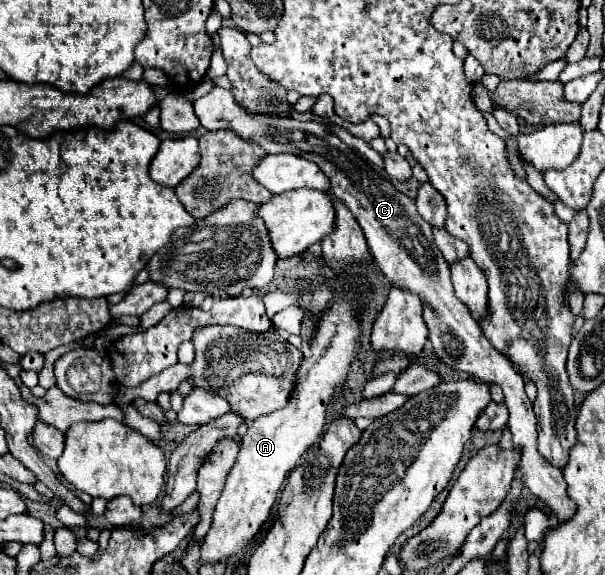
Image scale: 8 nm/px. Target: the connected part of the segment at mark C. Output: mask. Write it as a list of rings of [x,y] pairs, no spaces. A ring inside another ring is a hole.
[[[215,86],[209,94],[193,102],[195,114],[205,130],[231,130],[243,140],[257,142],[267,154],[295,154],[311,160],[321,168],[321,172],[331,182],[331,192],[341,198],[341,202],[351,210],[363,234],[367,238],[367,246],[375,256],[379,268],[387,276],[387,280],[401,288],[403,292],[413,292],[421,296],[423,302],[423,320],[429,328],[429,340],[435,348],[437,358],[459,372],[469,376],[489,380],[501,386],[505,394],[505,406],[509,408],[507,426],[513,432],[513,444],[521,452],[521,478],[525,486],[535,494],[547,508],[553,512],[557,522],[569,520],[577,506],[567,496],[567,484],[563,480],[561,470],[547,464],[543,456],[537,452],[537,420],[533,412],[533,404],[527,398],[523,386],[523,378],[513,370],[507,356],[503,356],[497,348],[489,344],[483,336],[479,324],[471,318],[467,306],[455,298],[451,286],[451,268],[441,256],[441,250],[433,242],[431,226],[417,214],[415,202],[393,188],[393,184],[377,170],[373,170],[367,162],[363,162],[347,144],[343,144],[337,136],[329,134],[325,126],[317,122],[299,122],[291,116],[269,116],[269,114],[251,114],[245,110],[229,90]]]

